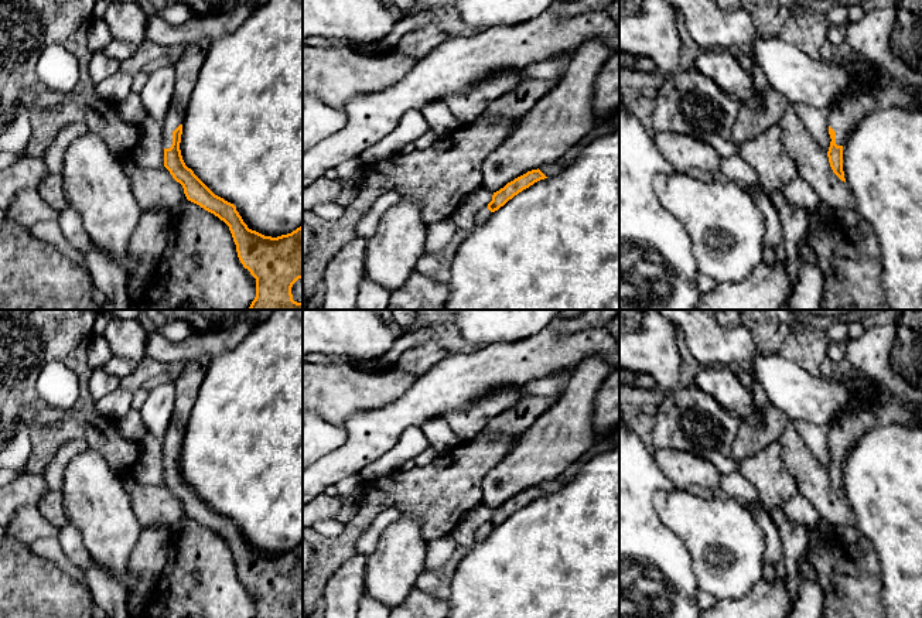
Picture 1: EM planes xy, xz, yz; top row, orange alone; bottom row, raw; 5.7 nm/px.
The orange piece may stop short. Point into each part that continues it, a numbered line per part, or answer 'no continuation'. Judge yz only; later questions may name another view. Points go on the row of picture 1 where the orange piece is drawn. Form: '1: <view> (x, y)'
1: yz (843, 116)

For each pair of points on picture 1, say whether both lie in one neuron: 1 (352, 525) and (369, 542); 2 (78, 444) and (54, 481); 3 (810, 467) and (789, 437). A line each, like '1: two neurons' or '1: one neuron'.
1: two neurons
2: one neuron
3: one neuron

